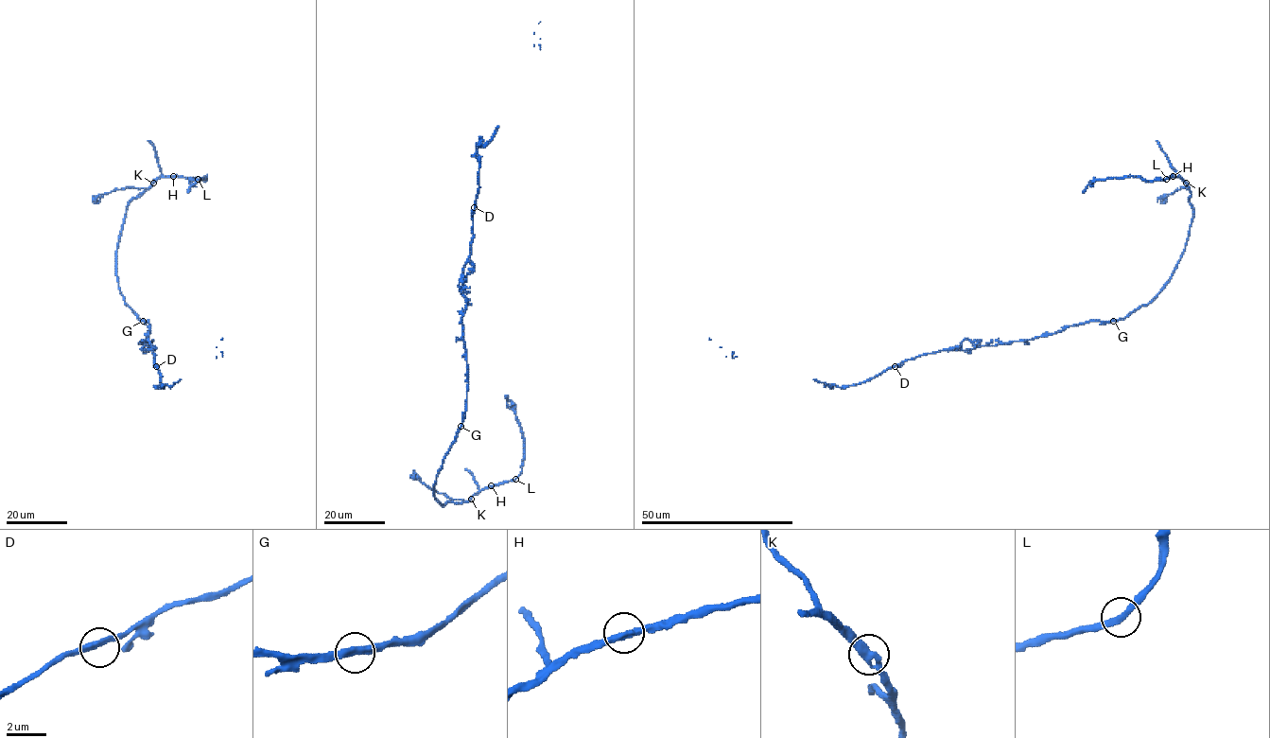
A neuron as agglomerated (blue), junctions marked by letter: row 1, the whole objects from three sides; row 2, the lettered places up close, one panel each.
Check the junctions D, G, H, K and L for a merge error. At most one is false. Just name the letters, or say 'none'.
none

